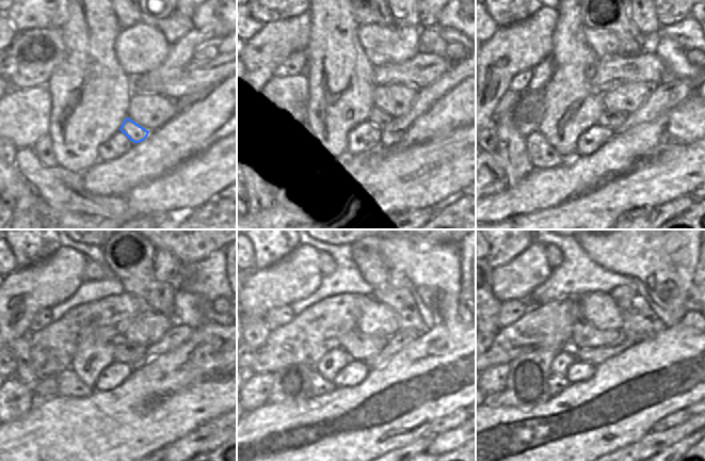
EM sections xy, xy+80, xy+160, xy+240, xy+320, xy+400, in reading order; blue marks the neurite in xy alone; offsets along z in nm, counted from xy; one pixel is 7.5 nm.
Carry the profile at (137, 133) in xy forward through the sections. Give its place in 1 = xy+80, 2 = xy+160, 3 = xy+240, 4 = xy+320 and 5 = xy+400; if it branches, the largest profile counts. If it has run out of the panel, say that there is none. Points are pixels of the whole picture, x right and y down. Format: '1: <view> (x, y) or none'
1: xy+80 (378, 126)
2: xy+160 (611, 120)
3: xy+240 (124, 351)
4: xy+320 (361, 347)
5: xy+400 (585, 335)

